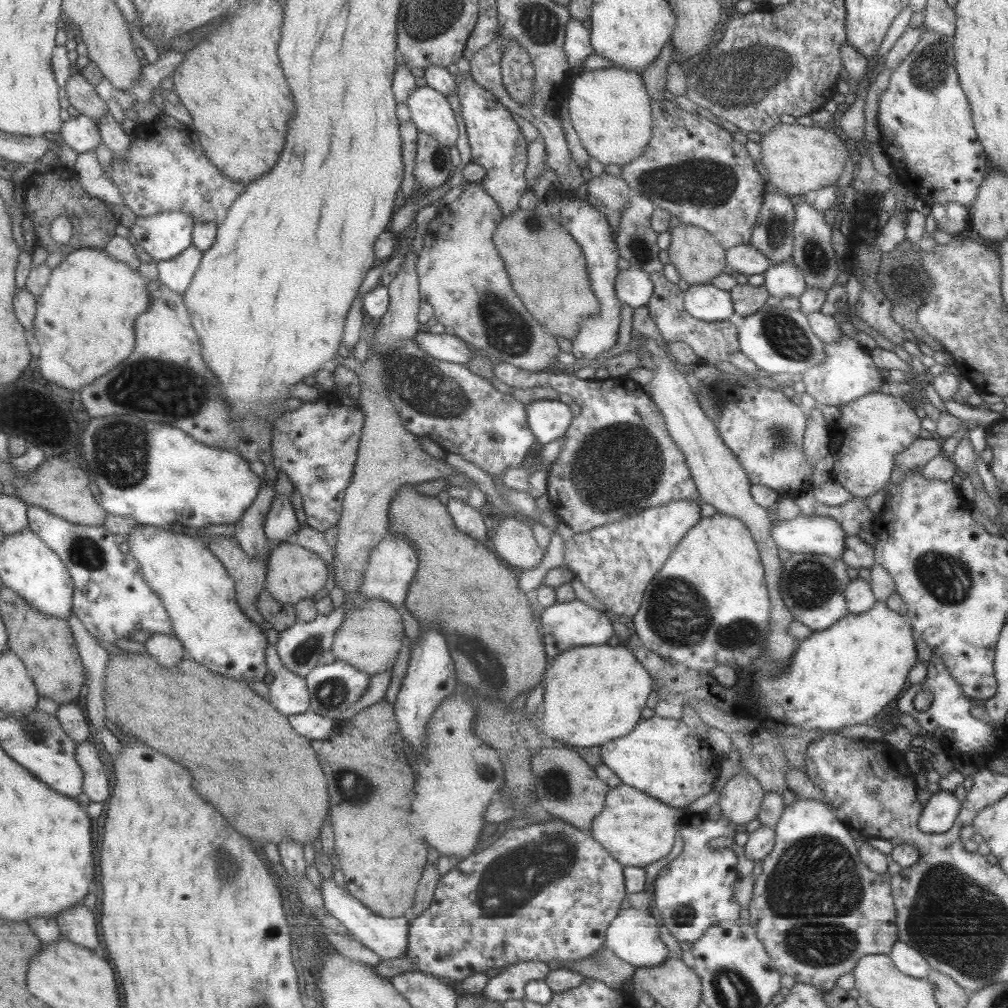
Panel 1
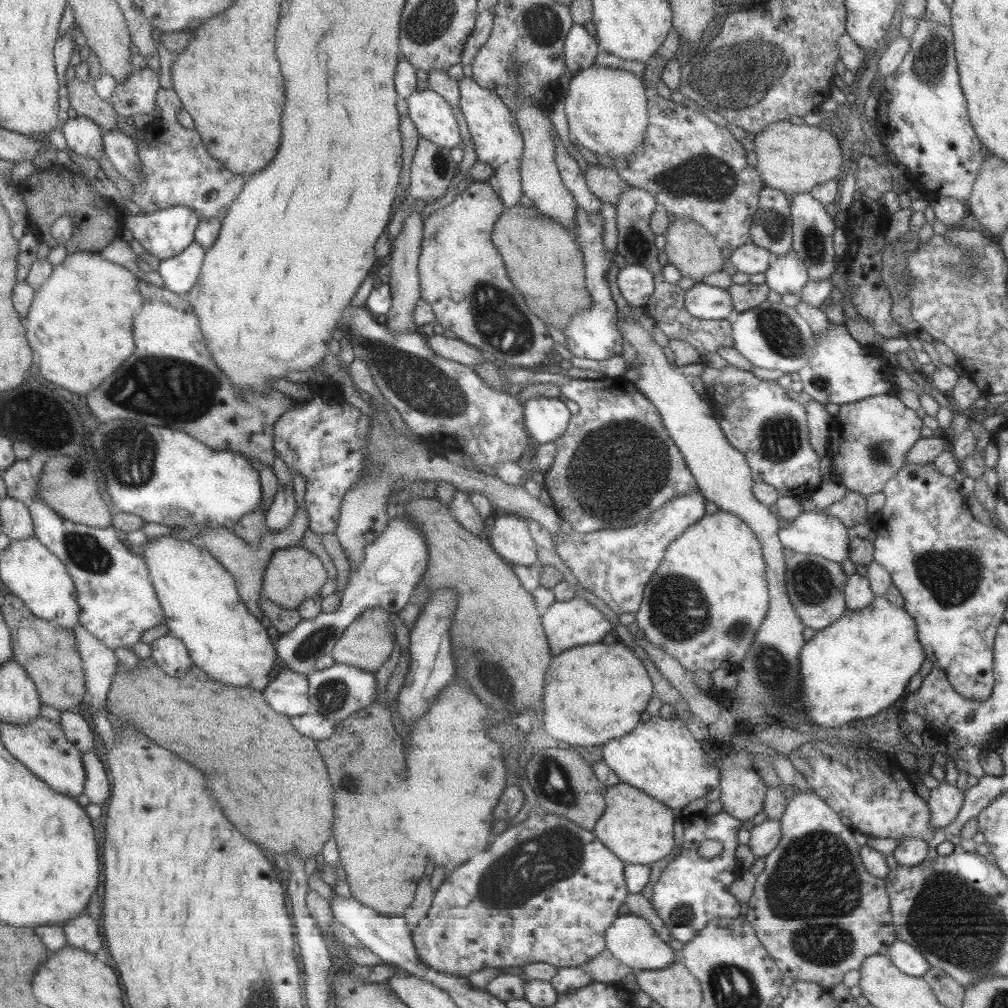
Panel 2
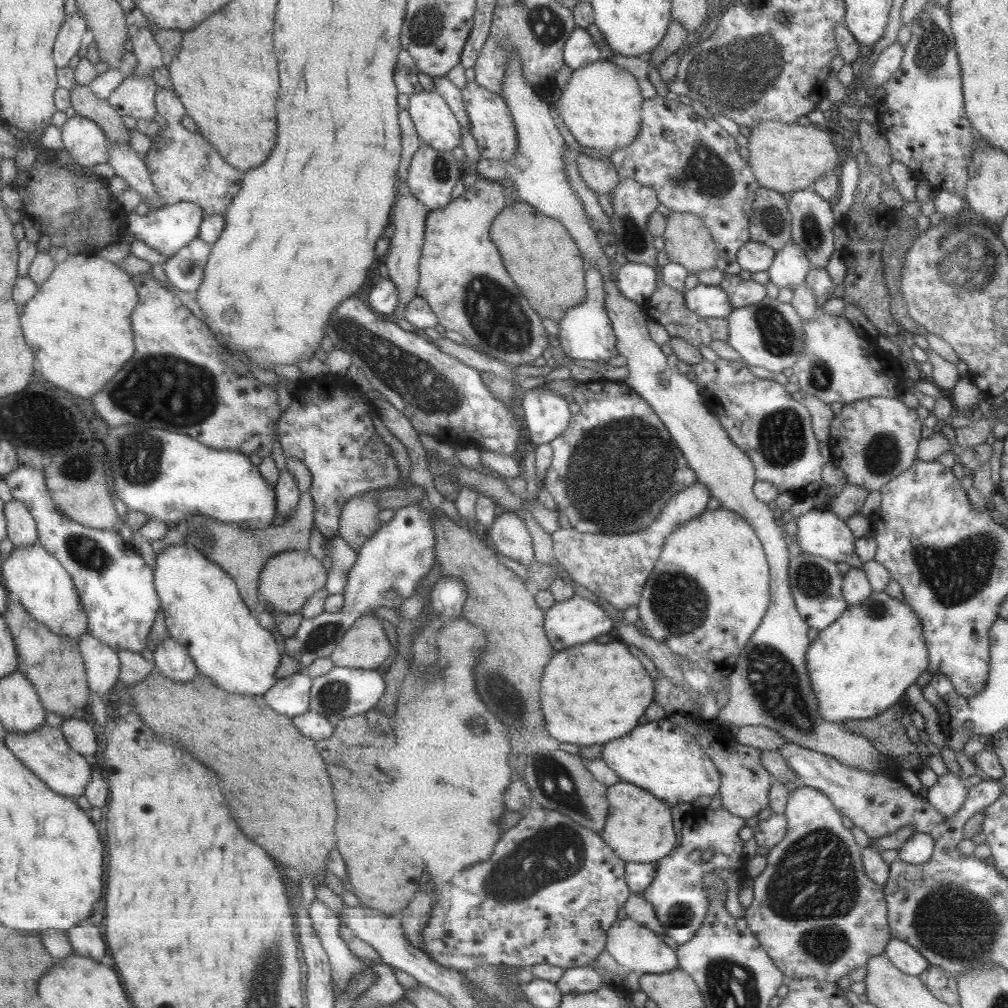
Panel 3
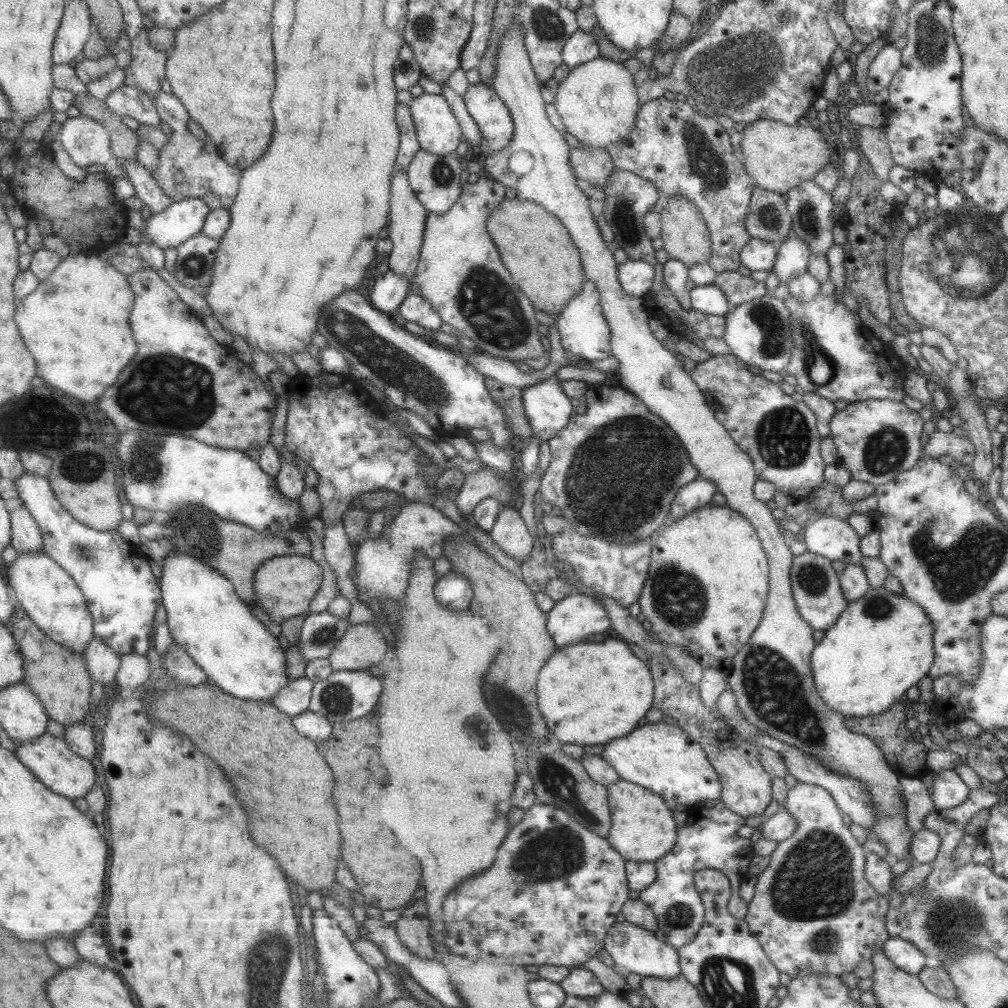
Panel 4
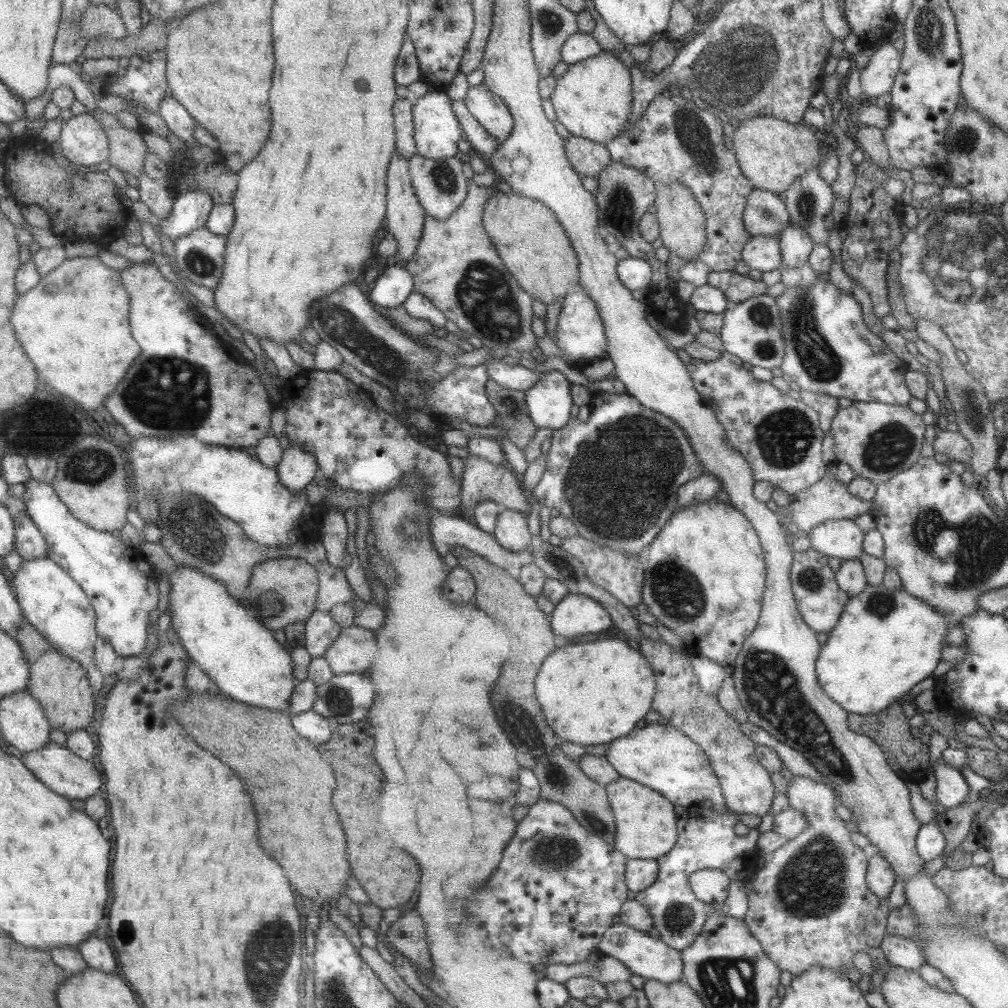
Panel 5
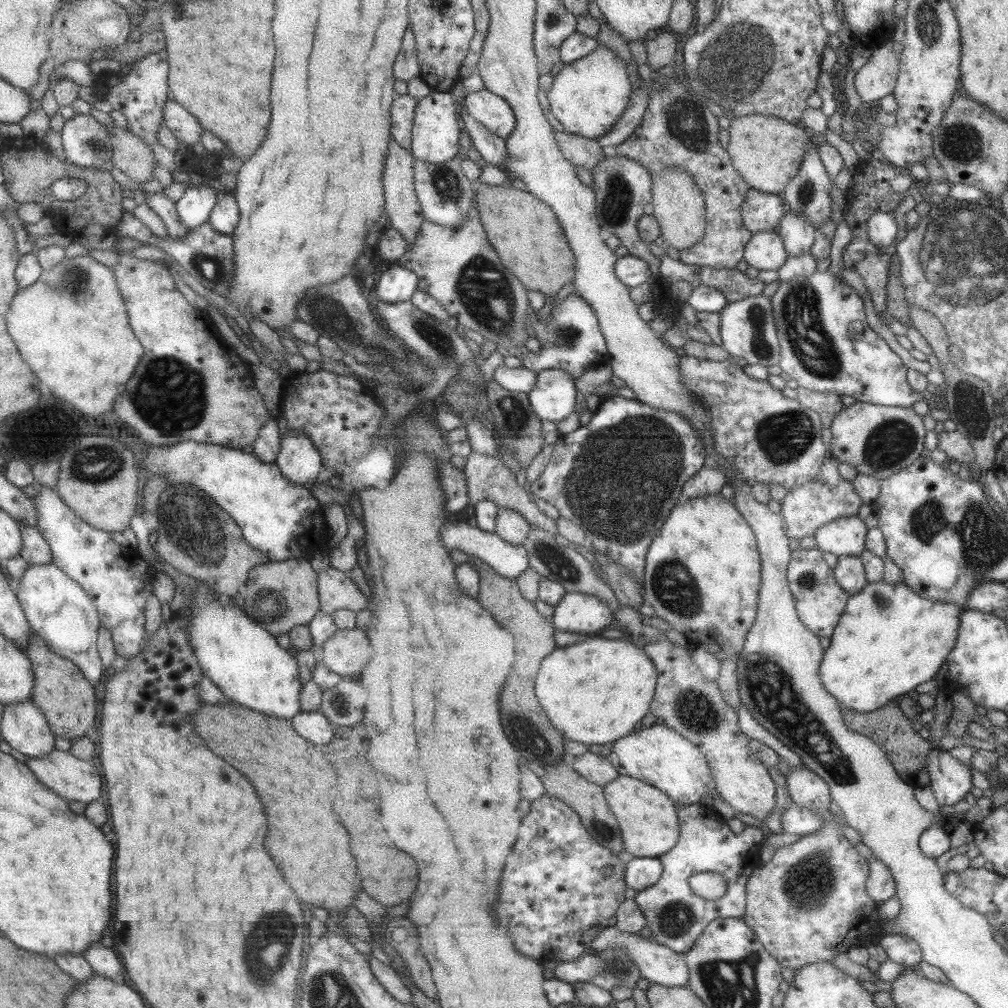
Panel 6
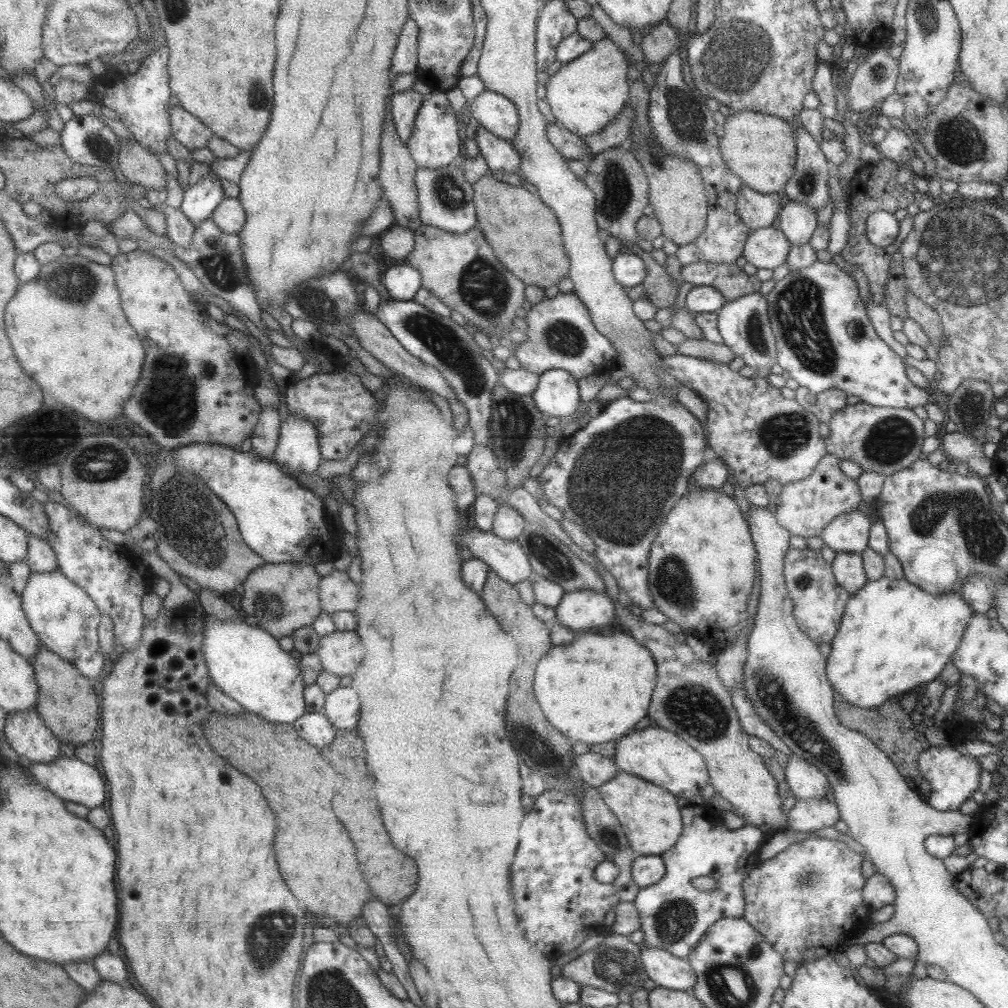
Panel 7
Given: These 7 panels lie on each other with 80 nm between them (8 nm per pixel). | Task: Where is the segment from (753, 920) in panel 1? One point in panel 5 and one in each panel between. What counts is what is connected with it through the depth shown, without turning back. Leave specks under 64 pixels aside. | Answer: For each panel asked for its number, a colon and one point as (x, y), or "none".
2: (850, 909)
3: (815, 912)
4: (812, 911)
5: (809, 905)

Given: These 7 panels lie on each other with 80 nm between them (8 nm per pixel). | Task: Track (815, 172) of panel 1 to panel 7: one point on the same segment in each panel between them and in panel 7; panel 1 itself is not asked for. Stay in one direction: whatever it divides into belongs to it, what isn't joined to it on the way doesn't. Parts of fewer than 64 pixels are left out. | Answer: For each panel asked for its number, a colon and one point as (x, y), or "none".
2: (791, 158)
3: (785, 158)
4: (778, 157)
5: (771, 153)
6: (767, 152)
7: (760, 149)

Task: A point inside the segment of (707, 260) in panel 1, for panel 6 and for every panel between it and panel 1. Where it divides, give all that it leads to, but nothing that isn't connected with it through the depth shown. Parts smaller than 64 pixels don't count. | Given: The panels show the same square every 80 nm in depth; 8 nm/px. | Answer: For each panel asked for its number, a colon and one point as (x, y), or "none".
2: (693, 251)
3: (687, 241)
4: (685, 237)
5: (682, 224)
6: (678, 207)

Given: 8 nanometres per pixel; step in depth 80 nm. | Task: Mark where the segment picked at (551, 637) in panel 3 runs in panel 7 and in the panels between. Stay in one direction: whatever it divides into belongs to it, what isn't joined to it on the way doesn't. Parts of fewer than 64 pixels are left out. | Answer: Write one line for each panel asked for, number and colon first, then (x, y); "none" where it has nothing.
4: (571, 619)
5: (575, 614)
6: (575, 612)
7: (583, 609)

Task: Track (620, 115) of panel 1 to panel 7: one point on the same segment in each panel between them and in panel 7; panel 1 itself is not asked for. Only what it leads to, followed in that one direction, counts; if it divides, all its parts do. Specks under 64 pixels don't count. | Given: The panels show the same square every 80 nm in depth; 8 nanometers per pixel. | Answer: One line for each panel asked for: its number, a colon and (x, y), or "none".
2: (605, 108)
3: (601, 105)
4: (597, 101)
5: (592, 99)
6: (587, 96)
7: (585, 94)

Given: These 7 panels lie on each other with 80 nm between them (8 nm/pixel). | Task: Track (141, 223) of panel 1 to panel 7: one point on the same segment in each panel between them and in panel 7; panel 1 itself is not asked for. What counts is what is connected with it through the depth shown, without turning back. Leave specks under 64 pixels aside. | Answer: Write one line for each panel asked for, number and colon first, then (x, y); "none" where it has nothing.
2: (164, 233)
3: (167, 229)
4: (169, 227)
5: (189, 211)
6: (194, 206)
7: (198, 201)

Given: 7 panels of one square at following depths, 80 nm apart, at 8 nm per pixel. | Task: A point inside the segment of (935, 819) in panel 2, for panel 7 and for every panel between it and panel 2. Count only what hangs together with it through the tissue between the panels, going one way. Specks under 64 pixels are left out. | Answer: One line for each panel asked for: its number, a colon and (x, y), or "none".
3: (946, 796)
4: (947, 791)
5: (951, 789)
6: (950, 781)
7: (952, 778)

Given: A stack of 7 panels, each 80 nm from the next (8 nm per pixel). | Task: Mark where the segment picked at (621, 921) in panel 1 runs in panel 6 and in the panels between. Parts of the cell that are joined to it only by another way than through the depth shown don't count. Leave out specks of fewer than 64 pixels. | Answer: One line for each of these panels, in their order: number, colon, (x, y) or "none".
2: (630, 939)
3: (630, 944)
4: (636, 949)
5: (652, 959)
6: (657, 963)

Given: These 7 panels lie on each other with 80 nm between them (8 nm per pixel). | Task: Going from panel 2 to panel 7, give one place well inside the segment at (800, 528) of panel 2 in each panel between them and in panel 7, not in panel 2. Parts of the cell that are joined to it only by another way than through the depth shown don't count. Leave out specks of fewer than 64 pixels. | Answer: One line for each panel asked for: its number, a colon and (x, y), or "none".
3: (821, 533)
4: (829, 537)
5: (841, 538)
6: (845, 536)
7: (848, 532)

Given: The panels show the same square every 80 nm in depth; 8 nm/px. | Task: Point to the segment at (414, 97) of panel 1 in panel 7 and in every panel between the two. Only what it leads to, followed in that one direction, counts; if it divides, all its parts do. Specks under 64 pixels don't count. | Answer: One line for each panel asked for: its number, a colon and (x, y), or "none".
2: (431, 114)
3: (435, 124)
4: (437, 131)
5: (436, 130)
6: (436, 126)
7: (434, 142)

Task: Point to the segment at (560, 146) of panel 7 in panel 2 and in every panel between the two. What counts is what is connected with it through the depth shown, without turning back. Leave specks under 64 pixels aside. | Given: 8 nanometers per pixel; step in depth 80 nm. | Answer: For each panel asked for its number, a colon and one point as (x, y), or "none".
2: (604, 183)
3: (599, 175)
4: (592, 166)
5: (587, 158)
6: (580, 151)

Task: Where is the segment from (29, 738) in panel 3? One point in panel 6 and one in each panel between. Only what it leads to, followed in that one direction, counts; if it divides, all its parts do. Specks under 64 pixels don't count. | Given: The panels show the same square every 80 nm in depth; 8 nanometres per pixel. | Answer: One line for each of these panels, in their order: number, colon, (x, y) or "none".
4: (59, 769)
5: (63, 772)
6: (72, 778)

